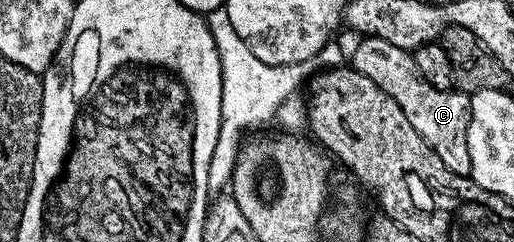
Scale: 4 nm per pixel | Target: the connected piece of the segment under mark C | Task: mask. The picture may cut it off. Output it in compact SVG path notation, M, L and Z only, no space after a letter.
M363 37L355 47L355 56L349 59L350 66L365 73L369 81L381 85L397 105L409 117L409 125L421 133L421 137L434 149L437 157L445 161L445 165L453 173L470 176L469 145L467 144L467 130L471 120L471 95L458 89L442 91L433 89L417 73L414 54L405 49L397 49L397 45L389 45L389 41Z

